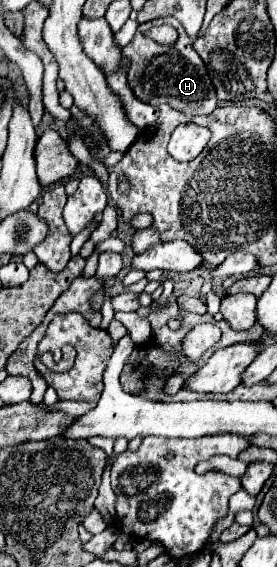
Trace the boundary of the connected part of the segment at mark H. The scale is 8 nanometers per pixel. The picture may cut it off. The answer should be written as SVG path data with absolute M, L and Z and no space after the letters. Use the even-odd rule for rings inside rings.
M157 18L153 22L141 24L137 28L133 40L123 48L123 52L131 60L127 82L129 82L135 98L139 98L141 102L147 102L151 106L171 104L171 108L175 108L183 114L191 114L191 116L209 114L217 108L215 88L207 76L207 68L205 68L203 60L193 50L193 36L187 36L187 32L181 28L181 24L177 20ZM161 24L169 24L179 32L179 38L173 46L161 46L143 36L145 30L149 30L151 26L161 26Z

